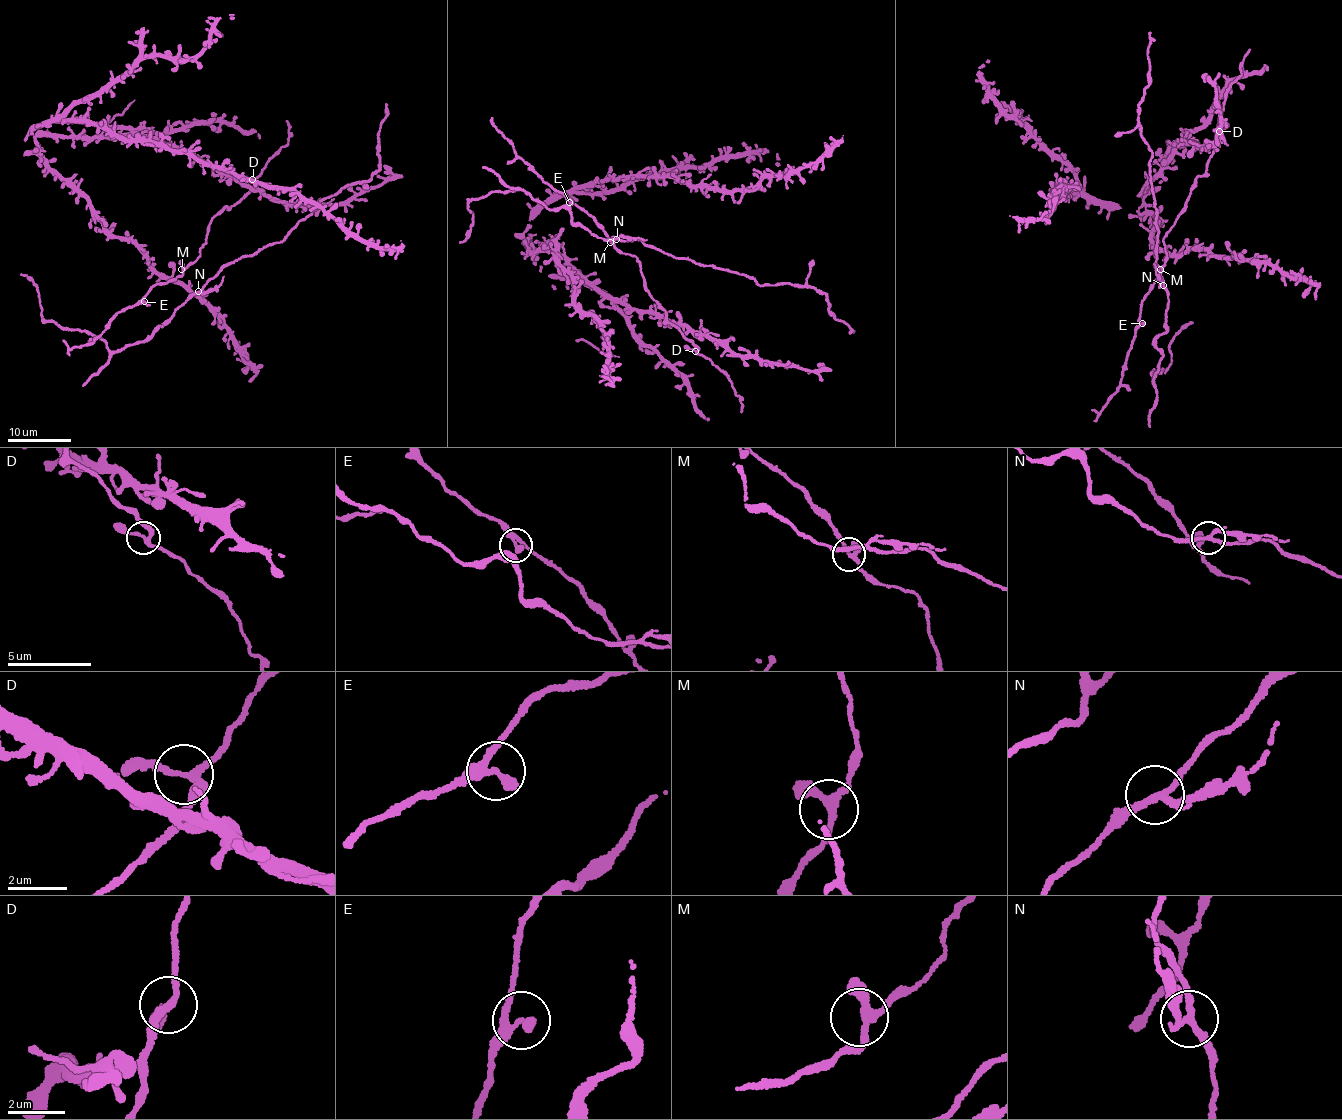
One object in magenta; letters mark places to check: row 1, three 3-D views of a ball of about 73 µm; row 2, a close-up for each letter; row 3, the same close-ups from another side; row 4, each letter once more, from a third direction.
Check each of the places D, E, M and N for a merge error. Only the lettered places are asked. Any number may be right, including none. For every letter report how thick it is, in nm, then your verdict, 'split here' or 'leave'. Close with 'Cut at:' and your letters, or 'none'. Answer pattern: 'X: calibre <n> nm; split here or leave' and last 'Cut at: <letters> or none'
D: calibre 200 nm; leave
E: calibre 300 nm; leave
M: calibre 240 nm; leave
N: calibre 190 nm; split here
Cut at: N

